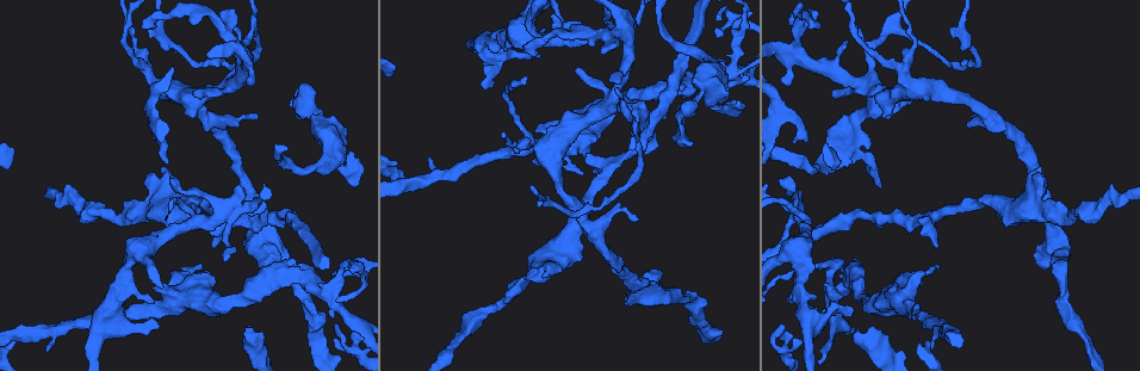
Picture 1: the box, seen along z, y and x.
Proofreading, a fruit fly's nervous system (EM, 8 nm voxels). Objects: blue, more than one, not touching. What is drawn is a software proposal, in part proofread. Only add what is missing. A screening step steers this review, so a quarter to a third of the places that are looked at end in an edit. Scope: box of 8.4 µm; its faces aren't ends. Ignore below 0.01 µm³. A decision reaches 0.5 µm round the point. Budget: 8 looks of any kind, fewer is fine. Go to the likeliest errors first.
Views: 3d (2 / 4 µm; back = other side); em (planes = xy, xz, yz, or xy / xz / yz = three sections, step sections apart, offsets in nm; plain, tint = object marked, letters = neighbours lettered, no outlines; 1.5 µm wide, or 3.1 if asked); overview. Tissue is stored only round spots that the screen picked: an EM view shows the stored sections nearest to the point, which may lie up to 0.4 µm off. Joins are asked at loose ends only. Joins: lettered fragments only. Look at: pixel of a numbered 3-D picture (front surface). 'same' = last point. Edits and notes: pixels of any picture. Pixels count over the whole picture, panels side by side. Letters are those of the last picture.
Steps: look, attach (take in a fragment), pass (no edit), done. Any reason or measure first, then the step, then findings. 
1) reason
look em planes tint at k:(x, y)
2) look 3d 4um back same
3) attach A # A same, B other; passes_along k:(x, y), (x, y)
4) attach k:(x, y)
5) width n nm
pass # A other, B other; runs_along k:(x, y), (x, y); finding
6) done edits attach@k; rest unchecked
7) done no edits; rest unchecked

tapers out
look em planes letters at 1:(692, 143)

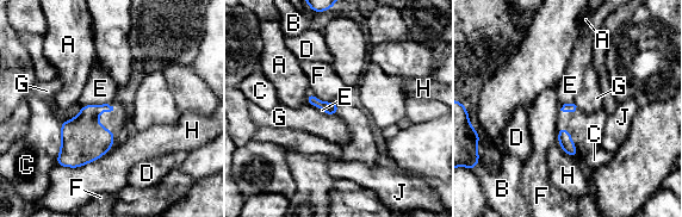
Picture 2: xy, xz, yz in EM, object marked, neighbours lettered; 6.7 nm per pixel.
longest_contact H 420 nm
pass # A other, B other, C other, D other, E other, F other, G other, H other, J other; border 2:(107, 103), (82, 105); none of them fits

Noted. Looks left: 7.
tapers out
look em planes plain at 1:(330, 273)

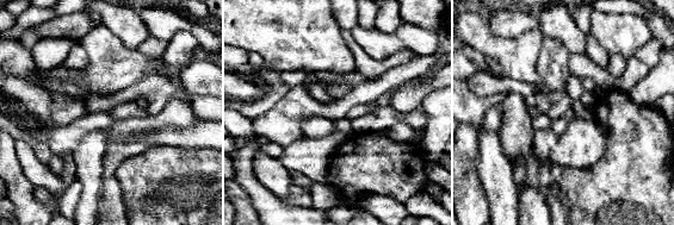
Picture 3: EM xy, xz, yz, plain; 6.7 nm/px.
look em planes tint same

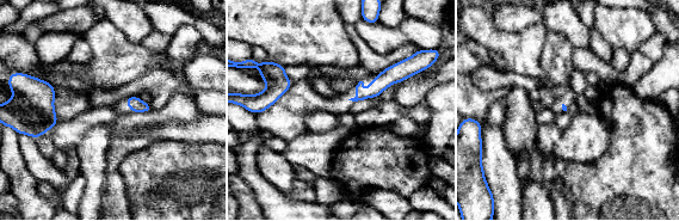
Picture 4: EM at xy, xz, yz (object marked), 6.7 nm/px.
look em planes letters same

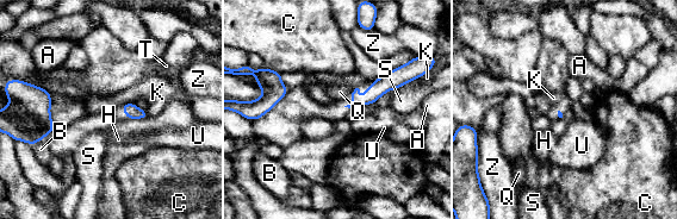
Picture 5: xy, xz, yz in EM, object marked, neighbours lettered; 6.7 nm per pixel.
pass # A other, B other, C other, H other, K other, Q other, S other, T other, U other, Z other; runs_along 5:(398, 76), (366, 101), (354, 104); no lettered fragment goes on from it

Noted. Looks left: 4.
branch stops here
look em xy step 4 tint at 1:(157, 325)

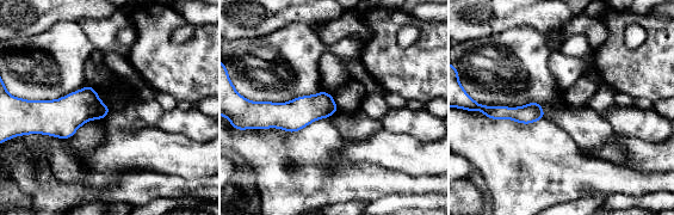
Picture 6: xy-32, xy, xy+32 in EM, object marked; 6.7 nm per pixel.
look em planes tint same

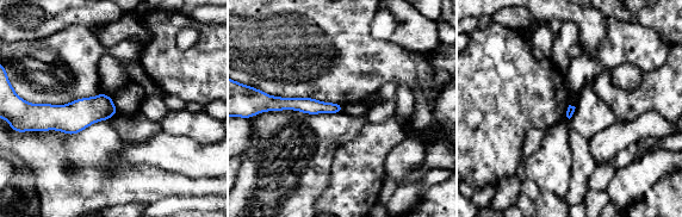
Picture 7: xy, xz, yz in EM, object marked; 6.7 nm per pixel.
look em planes letters same

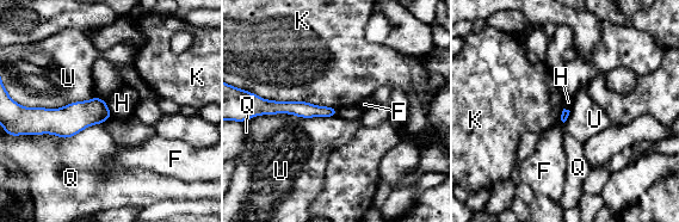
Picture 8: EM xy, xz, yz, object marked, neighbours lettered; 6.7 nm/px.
pass # F other, H other, K other, Q other, U other; border 8:(105, 100), (112, 115); none of them fits

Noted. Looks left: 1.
done no edits; rest unchecked

